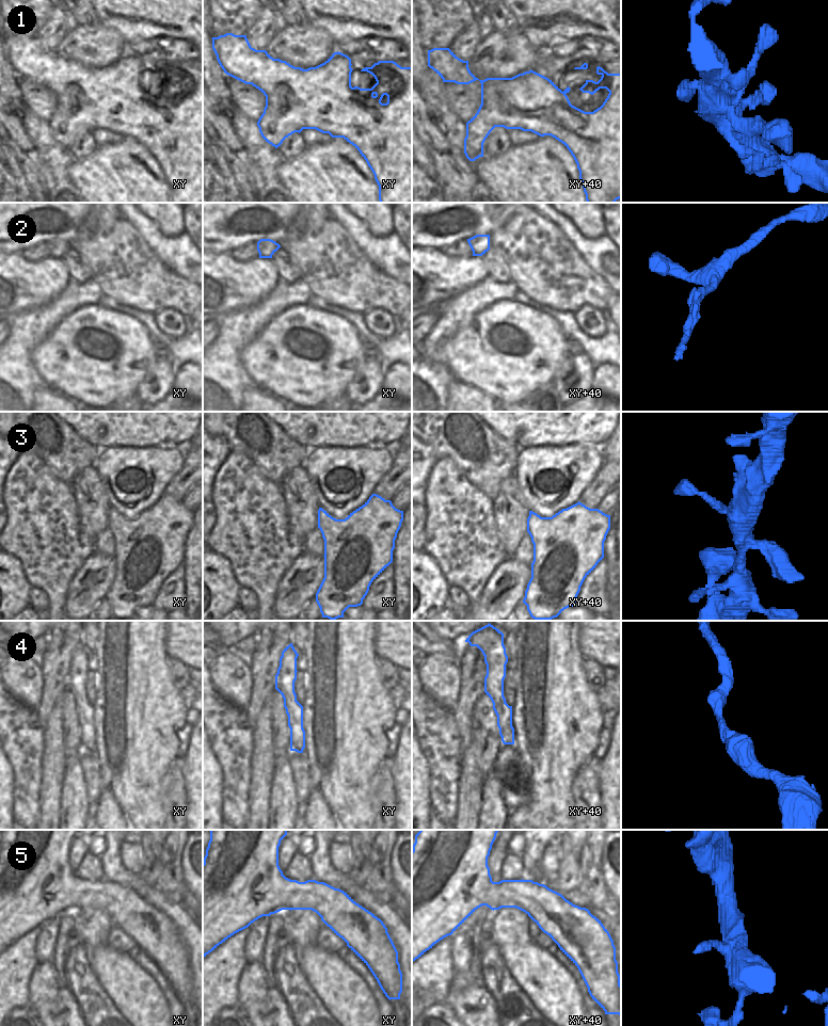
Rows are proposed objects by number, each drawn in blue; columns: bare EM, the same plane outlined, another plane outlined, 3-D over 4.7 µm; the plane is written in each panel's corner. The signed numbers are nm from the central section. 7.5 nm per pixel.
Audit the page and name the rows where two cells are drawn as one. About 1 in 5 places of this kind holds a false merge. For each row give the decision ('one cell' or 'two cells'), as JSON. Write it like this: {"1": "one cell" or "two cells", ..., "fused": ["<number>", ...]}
{"1": "one cell", "2": "one cell", "3": "one cell", "4": "one cell", "5": "one cell", "fused": []}

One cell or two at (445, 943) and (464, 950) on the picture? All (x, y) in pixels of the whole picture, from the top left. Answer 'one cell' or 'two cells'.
two cells

